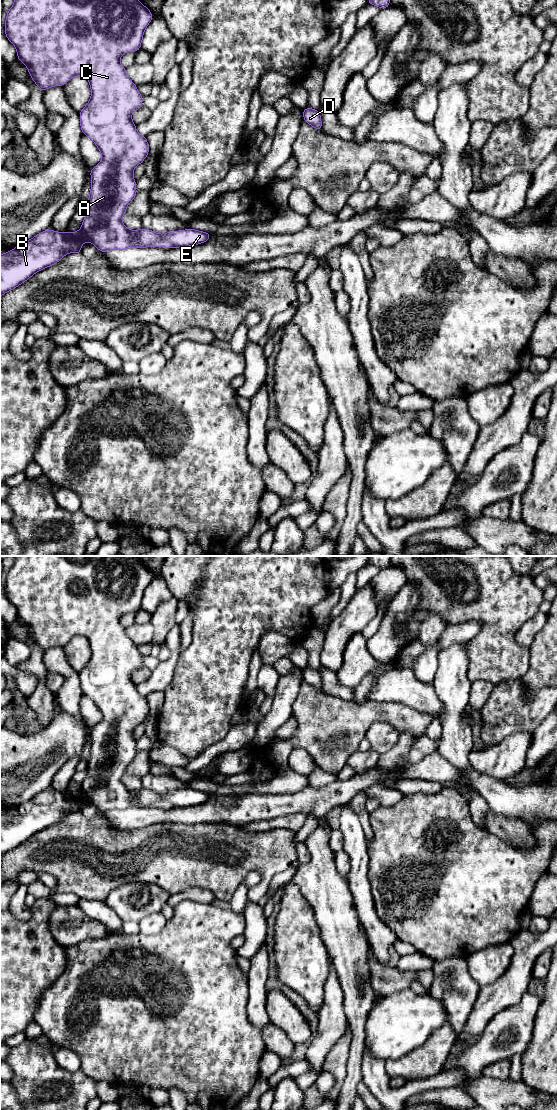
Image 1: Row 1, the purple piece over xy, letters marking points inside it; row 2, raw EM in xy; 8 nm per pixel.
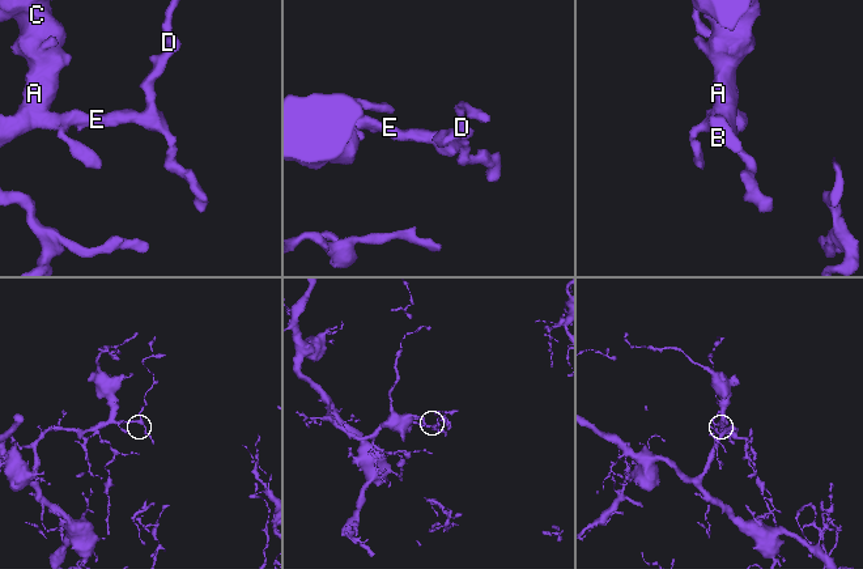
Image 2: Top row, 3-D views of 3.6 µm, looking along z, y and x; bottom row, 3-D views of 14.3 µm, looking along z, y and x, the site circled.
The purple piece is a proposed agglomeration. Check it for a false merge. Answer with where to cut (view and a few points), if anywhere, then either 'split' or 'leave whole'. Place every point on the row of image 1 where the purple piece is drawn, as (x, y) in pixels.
no cut; leave whole

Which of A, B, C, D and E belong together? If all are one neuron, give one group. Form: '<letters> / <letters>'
A B C D E

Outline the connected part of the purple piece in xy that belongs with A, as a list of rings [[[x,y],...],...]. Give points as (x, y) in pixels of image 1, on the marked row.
[[[14,0],[13,6],[7,11],[5,19],[5,36],[15,46],[17,58],[29,70],[29,76],[41,91],[54,86],[64,86],[75,76],[88,79],[91,97],[85,107],[79,112],[80,127],[83,135],[89,137],[102,154],[102,160],[90,169],[91,189],[87,200],[87,216],[77,232],[56,232],[47,229],[32,239],[18,244],[13,250],[0,255],[0,297],[20,286],[35,273],[55,265],[66,254],[81,254],[84,242],[95,245],[99,252],[125,250],[130,248],[161,247],[169,249],[189,247],[202,244],[211,238],[211,234],[188,228],[158,234],[153,230],[141,228],[130,230],[122,223],[127,206],[137,195],[134,169],[149,154],[146,136],[138,133],[131,114],[143,107],[143,96],[137,86],[126,74],[126,68],[120,63],[120,57],[126,52],[137,52],[146,27],[152,21],[151,11],[139,0]]]

